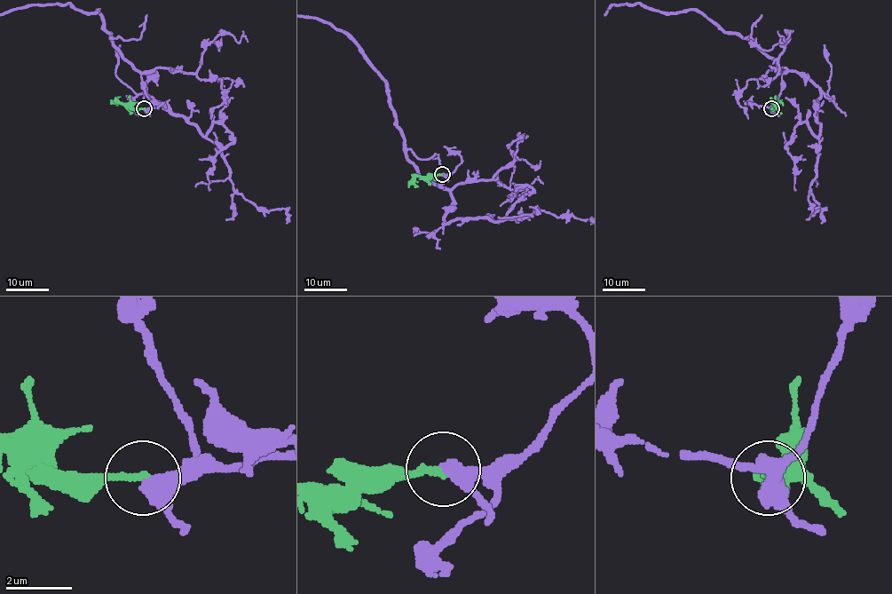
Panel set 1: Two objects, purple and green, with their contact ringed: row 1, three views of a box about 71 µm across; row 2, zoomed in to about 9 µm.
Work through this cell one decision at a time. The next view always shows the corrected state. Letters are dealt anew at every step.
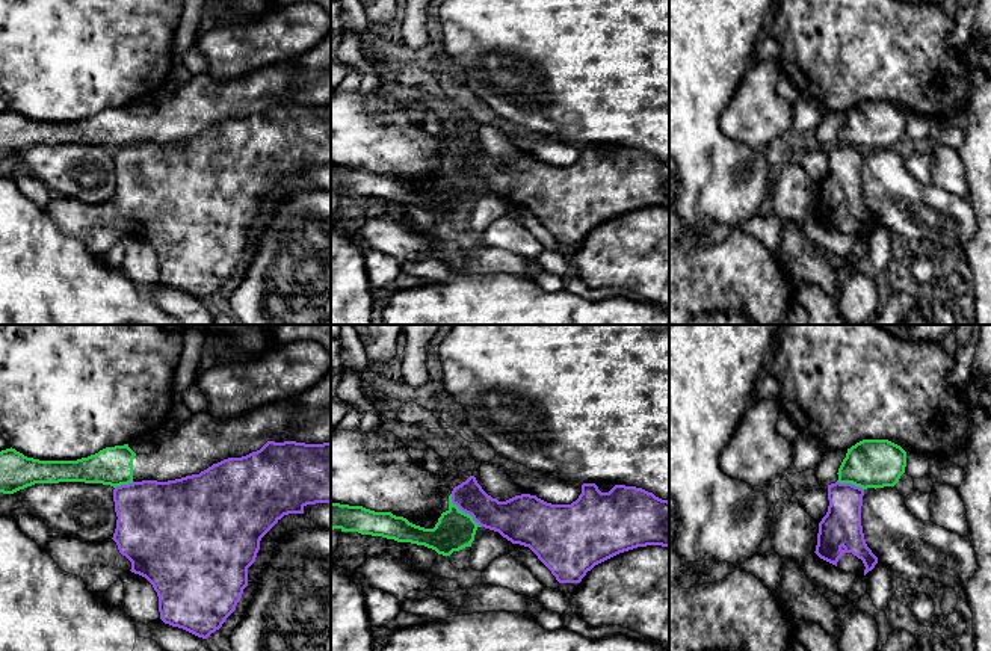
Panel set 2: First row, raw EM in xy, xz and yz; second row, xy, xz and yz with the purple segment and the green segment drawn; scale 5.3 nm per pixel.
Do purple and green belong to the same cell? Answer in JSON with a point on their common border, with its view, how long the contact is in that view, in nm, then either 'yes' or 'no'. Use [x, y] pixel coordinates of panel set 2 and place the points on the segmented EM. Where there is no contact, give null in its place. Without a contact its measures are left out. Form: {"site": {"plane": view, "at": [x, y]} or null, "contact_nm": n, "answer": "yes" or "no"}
{"site": {"plane": "xz", "at": [463, 511]}, "contact_nm": 240, "answer": "no"}

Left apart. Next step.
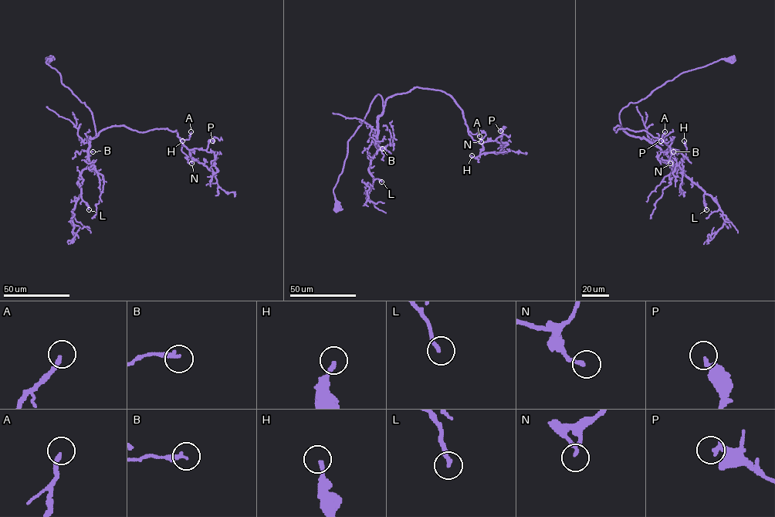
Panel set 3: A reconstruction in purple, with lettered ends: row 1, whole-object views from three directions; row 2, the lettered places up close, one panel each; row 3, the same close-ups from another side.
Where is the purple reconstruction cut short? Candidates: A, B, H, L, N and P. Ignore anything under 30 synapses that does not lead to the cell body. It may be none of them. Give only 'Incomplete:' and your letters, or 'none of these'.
Incomplete: A

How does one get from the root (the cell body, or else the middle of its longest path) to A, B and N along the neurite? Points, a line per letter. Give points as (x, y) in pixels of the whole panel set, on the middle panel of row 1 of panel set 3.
A: (336, 209), (333, 189), (347, 141), (378, 94), (383, 106), (416, 87), (445, 92), (479, 136)
B: (336, 209), (333, 189), (342, 171), (347, 141), (378, 94), (383, 112), (372, 141), (382, 148)
N: (336, 209), (347, 141), (378, 94), (383, 106), (416, 87), (445, 92), (481, 141)

